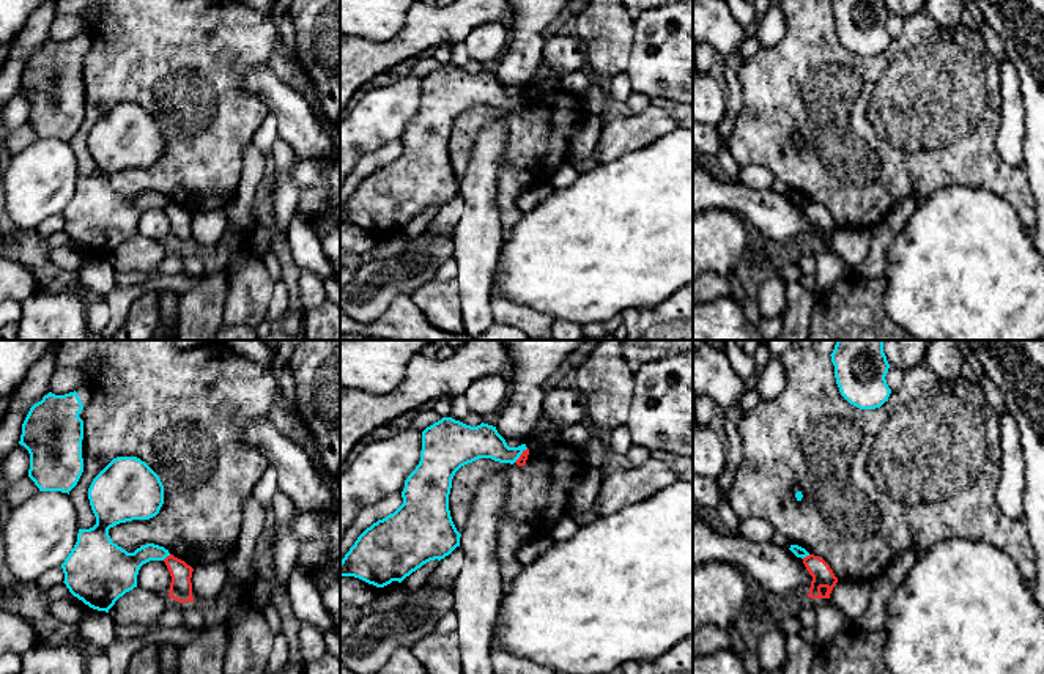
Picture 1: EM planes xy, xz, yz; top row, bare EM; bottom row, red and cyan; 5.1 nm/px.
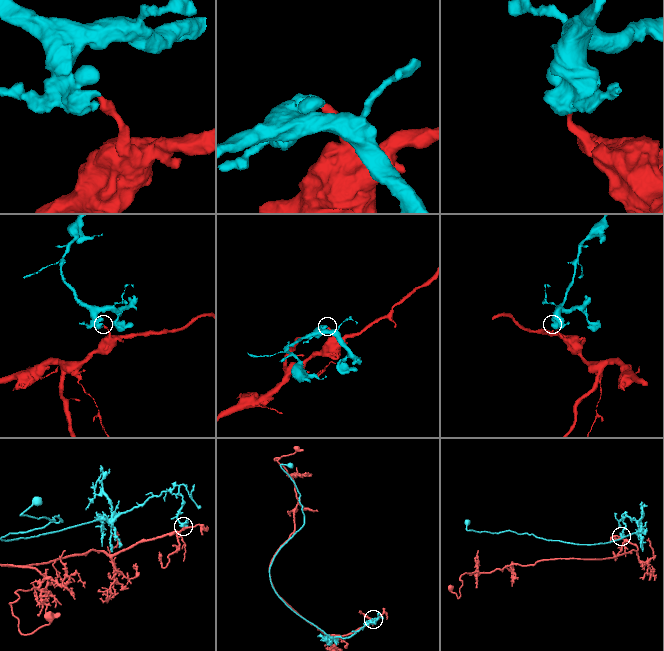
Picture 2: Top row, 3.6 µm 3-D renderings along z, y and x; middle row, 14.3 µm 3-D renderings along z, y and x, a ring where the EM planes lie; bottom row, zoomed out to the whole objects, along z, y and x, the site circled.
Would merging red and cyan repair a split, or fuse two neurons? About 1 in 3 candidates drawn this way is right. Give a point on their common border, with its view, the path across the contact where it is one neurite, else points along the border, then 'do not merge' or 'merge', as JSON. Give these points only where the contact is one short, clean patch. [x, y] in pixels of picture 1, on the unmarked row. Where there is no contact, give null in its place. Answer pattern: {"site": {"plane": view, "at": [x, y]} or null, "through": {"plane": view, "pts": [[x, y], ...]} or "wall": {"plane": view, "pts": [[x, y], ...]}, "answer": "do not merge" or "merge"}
{"site": {"plane": "xy", "at": [167, 203]}, "wall": {"plane": "xy", "pts": [[170, 202], [162, 207]]}, "answer": "do not merge"}

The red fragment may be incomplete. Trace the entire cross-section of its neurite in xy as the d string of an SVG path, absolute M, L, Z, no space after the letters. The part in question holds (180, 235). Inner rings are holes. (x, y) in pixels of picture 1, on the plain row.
M173 202L167 203L164 209L172 224L168 244L180 250L194 249L191 230L194 216Z

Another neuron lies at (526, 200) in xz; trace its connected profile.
M551 184L535 186L528 191L523 191L516 197L516 206L521 213L534 209L540 202L553 194L554 187Z

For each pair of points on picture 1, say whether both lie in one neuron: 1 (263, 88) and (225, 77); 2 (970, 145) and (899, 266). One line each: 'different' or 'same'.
1: different
2: different

